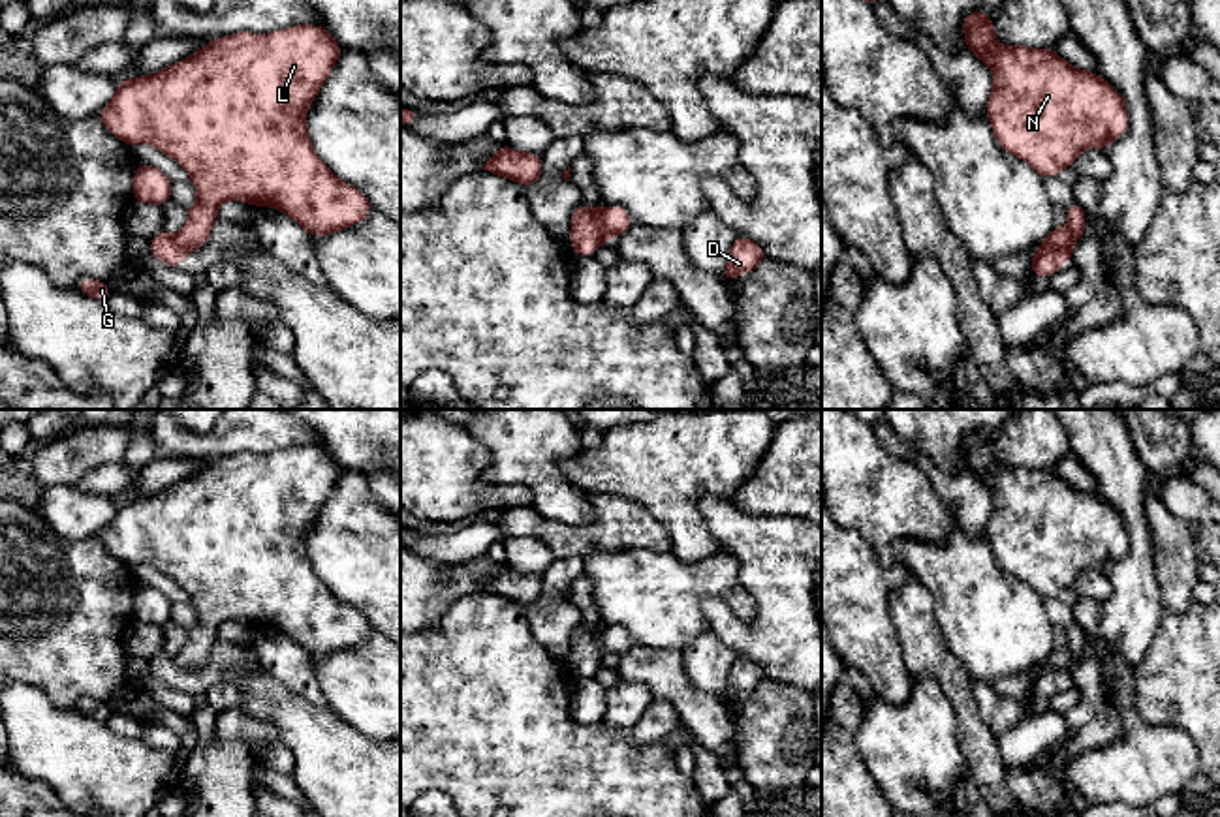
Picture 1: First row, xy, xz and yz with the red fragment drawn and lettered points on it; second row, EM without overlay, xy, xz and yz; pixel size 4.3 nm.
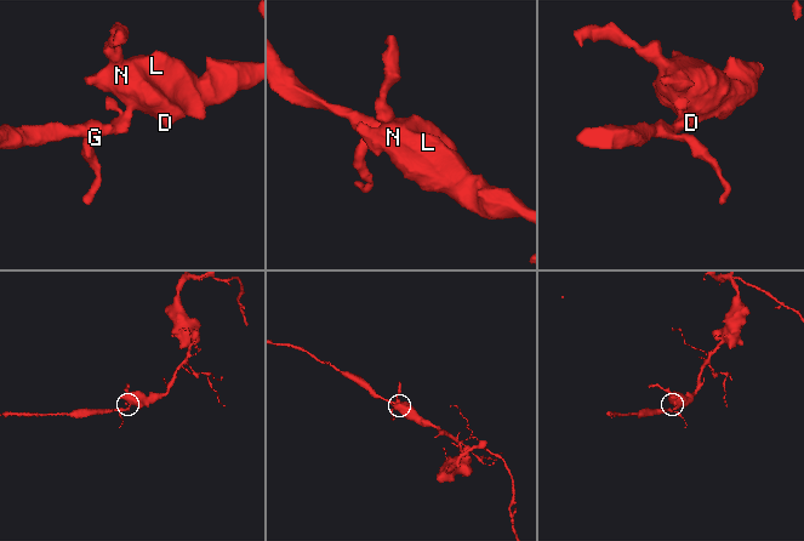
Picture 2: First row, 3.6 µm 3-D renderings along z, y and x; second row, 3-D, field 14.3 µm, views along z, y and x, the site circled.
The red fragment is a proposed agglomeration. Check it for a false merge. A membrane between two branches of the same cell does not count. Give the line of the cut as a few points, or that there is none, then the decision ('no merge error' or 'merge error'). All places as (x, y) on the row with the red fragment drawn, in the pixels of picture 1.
cut in yz along (1074, 233), (1070, 245), (1042, 246); merge error

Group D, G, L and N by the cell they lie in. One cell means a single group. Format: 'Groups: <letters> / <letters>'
Groups: D L N / G

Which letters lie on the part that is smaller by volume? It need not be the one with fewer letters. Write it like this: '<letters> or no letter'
G

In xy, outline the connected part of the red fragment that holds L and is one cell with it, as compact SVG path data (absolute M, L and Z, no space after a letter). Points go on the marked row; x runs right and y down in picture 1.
M293 24L273 34L237 32L216 38L158 73L135 79L118 79L113 100L98 116L111 135L130 148L141 143L154 145L173 158L197 190L197 201L188 208L188 220L175 239L190 252L199 252L218 220L218 207L227 199L252 207L273 207L293 218L310 237L331 235L361 224L374 208L353 186L340 180L316 154L306 133L305 116L318 90L333 73L342 53L325 26Z

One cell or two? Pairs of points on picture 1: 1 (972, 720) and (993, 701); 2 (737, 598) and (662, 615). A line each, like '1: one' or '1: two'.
1: two
2: one

